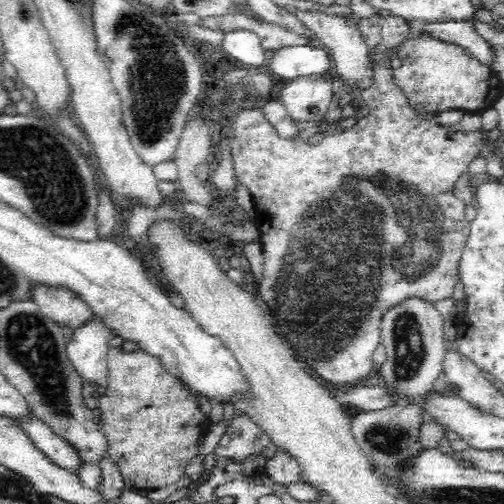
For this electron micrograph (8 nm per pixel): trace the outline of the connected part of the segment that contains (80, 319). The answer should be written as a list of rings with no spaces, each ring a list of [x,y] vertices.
[[[39,286],[33,290],[33,300],[61,329],[78,331],[93,318],[88,305],[68,290]]]

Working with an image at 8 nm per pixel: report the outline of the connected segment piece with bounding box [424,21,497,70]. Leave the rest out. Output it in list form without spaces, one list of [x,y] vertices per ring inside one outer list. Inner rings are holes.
[[[448,21],[438,24],[427,24],[425,32],[439,36],[442,40],[461,46],[468,56],[476,59],[489,70],[493,70],[493,64],[497,59],[493,44],[478,34],[473,21]]]

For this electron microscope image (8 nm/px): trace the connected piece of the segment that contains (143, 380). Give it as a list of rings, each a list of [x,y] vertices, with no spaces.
[[[119,349],[108,351],[107,370],[107,384],[99,389],[101,396],[98,401],[96,400],[96,413],[101,416],[99,428],[102,435],[106,437],[106,451],[122,471],[128,490],[148,492],[179,486],[186,477],[188,462],[197,456],[199,440],[204,430],[202,424],[206,422],[206,416],[198,398],[176,383],[162,369],[156,358],[139,350],[136,352],[124,352]]]

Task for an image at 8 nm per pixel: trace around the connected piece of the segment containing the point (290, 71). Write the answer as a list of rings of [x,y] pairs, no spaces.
[[[316,42],[280,48],[275,51],[269,64],[280,82],[293,81],[300,77],[322,76],[331,66],[328,51]]]

